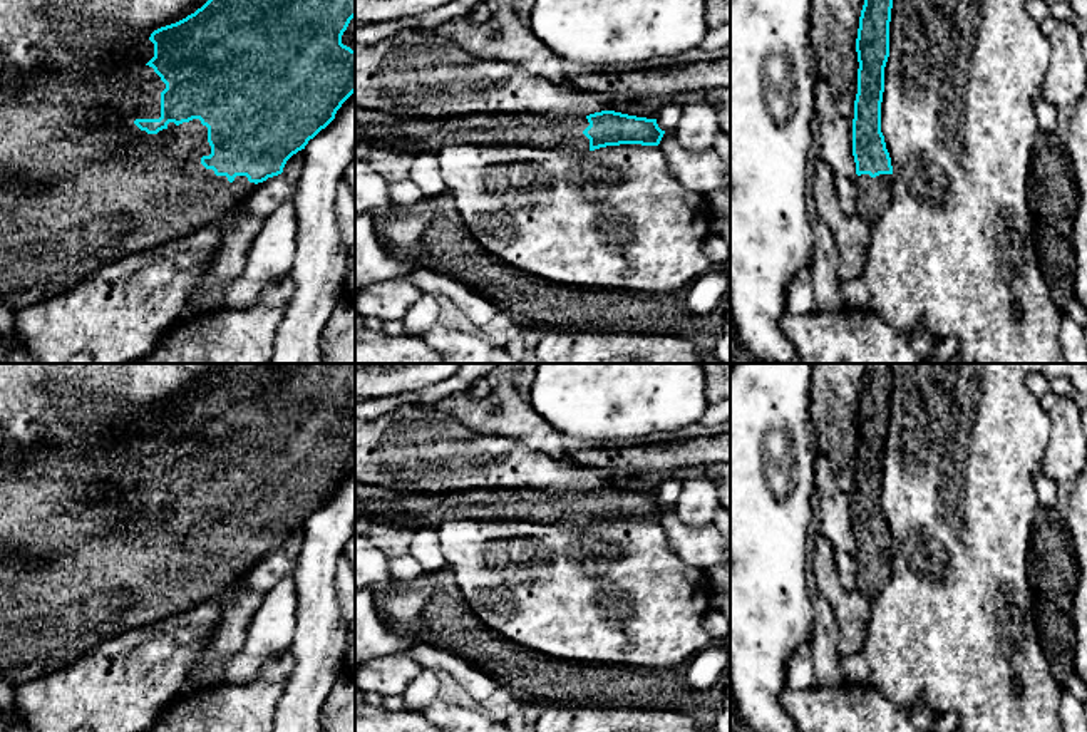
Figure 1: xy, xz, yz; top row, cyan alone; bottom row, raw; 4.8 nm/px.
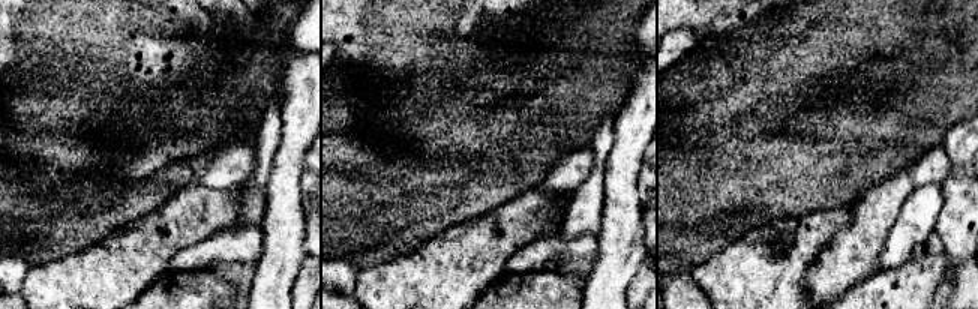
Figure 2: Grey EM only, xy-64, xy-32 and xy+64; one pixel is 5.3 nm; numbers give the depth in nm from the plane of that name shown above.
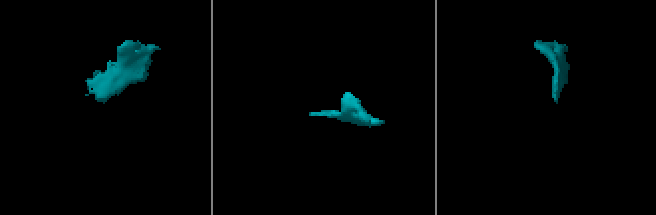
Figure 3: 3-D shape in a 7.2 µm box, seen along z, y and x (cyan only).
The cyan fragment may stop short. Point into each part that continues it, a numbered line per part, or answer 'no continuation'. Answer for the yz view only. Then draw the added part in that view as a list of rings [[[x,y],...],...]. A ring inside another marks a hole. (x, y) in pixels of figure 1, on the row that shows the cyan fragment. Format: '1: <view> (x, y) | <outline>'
1: yz (873, 195) | [[[861,174],[853,179],[856,184],[856,214],[869,226],[876,223],[891,203],[893,174],[871,178]]]

